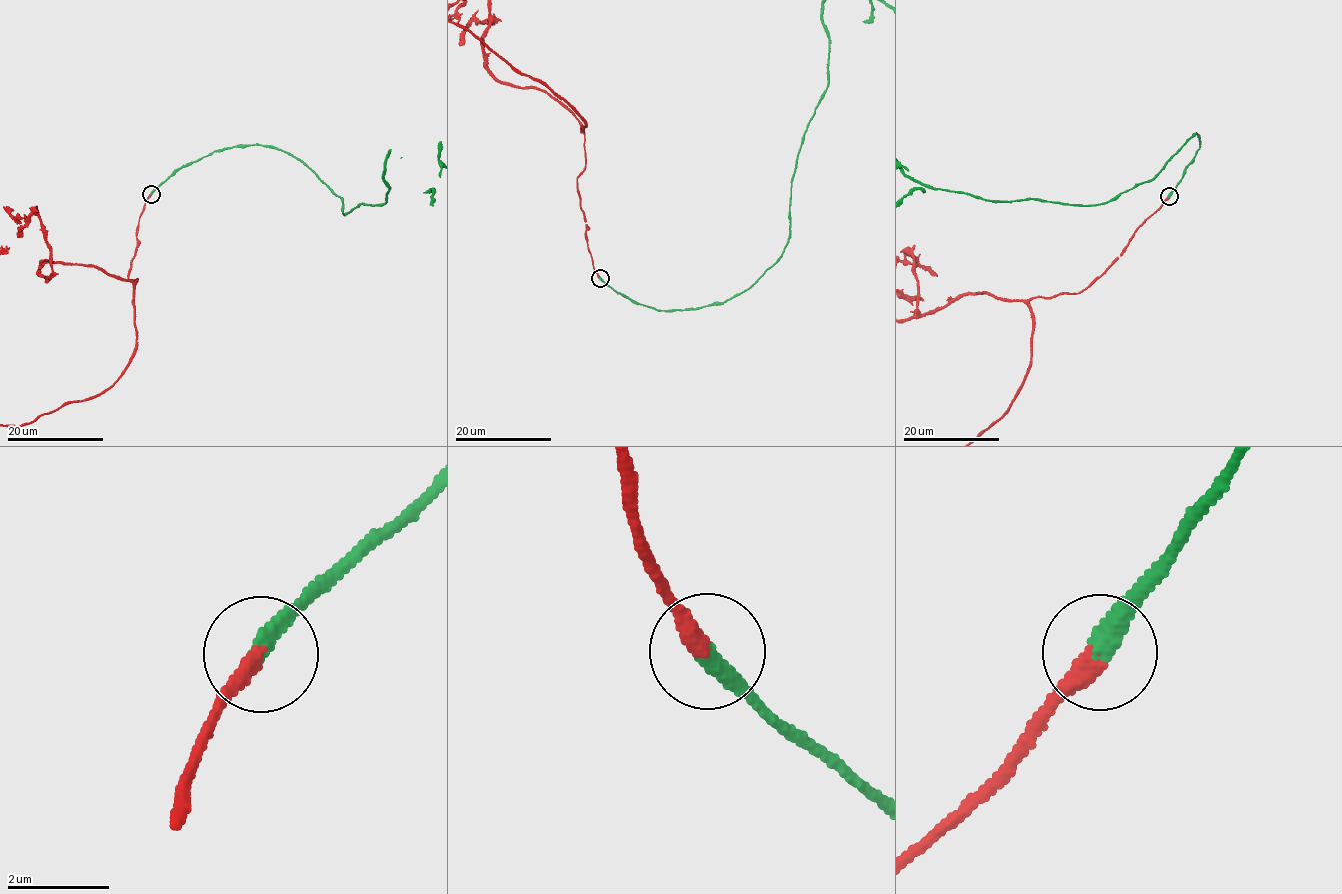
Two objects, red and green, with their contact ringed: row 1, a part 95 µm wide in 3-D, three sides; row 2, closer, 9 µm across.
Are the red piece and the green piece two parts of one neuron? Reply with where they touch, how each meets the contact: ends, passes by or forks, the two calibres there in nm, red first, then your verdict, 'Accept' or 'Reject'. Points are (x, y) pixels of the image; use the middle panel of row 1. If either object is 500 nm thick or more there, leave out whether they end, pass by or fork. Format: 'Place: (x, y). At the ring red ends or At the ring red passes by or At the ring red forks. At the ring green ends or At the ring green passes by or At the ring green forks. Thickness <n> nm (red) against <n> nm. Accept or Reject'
Place: (600, 278). At the ring red ends. At the ring green ends. Thickness 380 nm (red) against 400 nm. Accept

